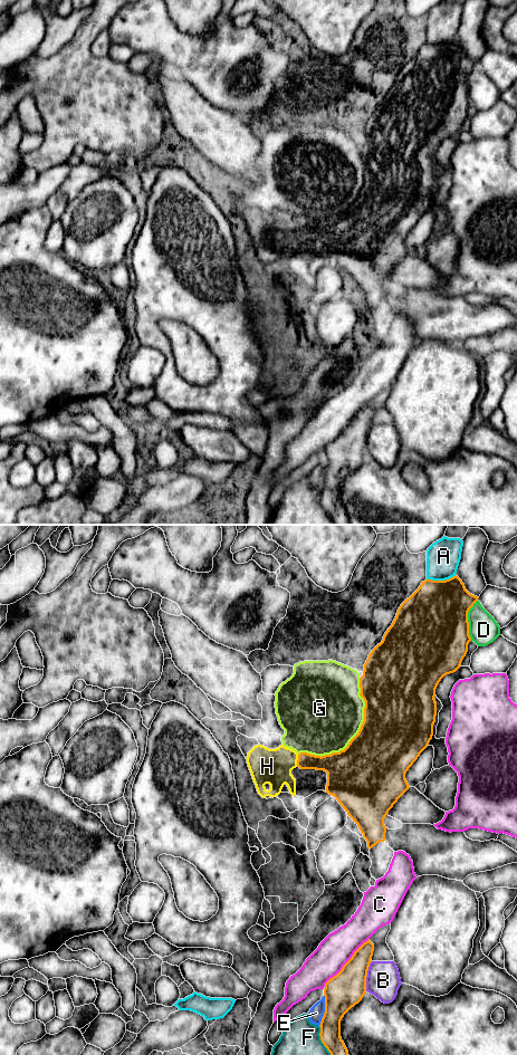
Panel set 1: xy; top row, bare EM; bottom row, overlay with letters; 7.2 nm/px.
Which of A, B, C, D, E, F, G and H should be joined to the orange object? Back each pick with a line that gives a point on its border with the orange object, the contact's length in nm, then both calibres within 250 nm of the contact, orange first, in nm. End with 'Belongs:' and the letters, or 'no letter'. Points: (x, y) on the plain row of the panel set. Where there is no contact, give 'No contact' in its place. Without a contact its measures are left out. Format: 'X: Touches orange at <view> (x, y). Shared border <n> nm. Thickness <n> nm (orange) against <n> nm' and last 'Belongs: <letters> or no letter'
H: Touches orange at xy (297, 224). Shared border 90 nm. Thickness 150 nm (orange) against 260 nm
Belongs: H

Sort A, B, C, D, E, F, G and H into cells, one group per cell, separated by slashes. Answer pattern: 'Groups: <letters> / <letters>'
Groups: A / B / C / D / E / F / G / H

